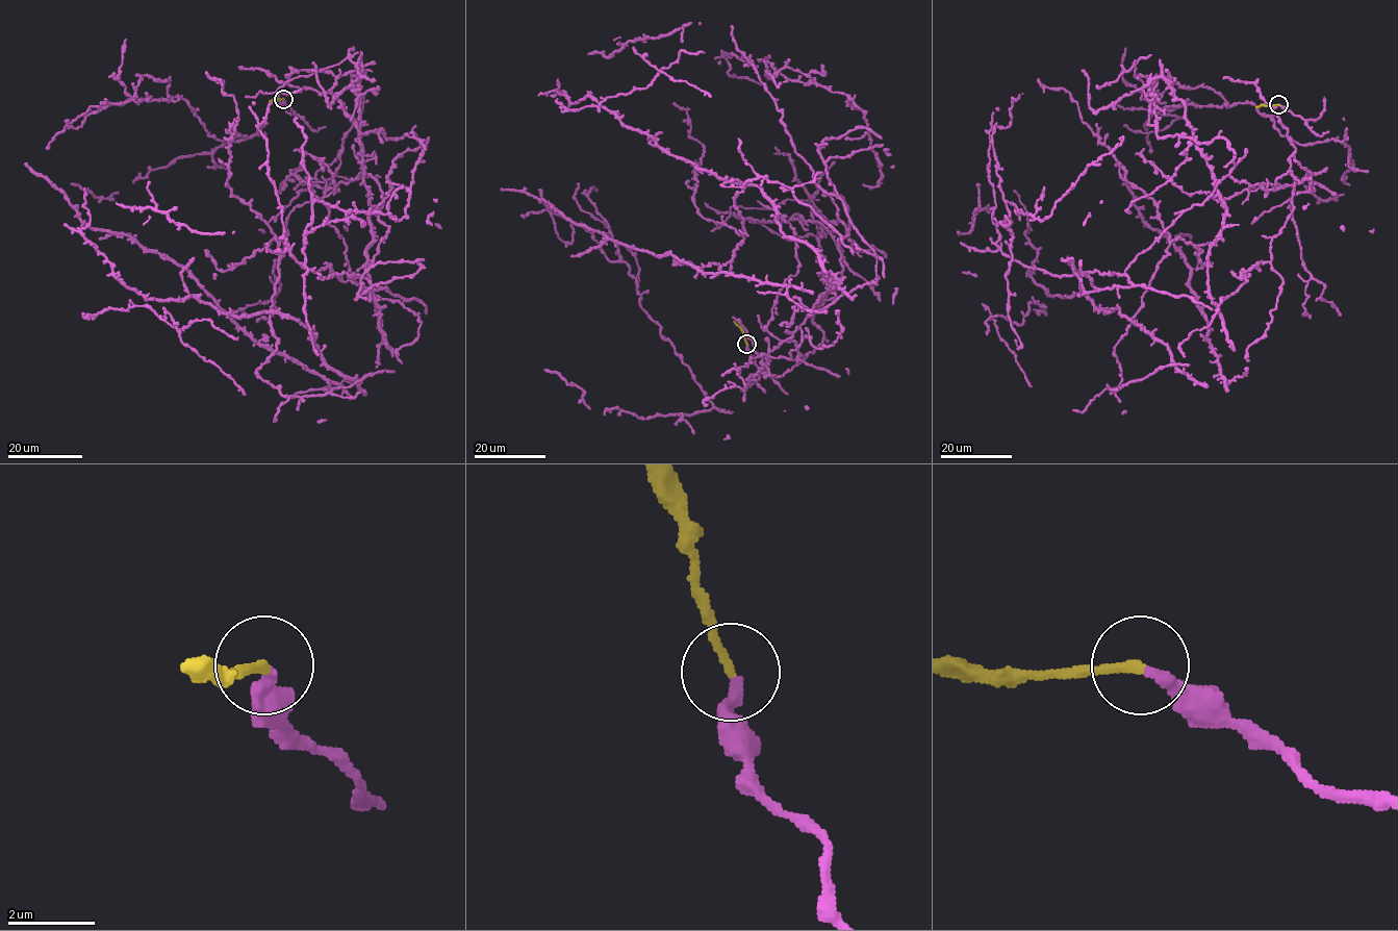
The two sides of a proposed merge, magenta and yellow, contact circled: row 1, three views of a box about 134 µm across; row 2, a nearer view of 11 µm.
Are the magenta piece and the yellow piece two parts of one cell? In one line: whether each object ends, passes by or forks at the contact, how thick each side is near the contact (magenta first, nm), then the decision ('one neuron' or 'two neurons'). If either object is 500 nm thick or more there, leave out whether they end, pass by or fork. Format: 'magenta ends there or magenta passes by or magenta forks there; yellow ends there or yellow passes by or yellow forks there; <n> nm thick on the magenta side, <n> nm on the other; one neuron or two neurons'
magenta ends there; yellow ends there; 280 nm thick on the magenta side, 200 nm on the other; one neuron

